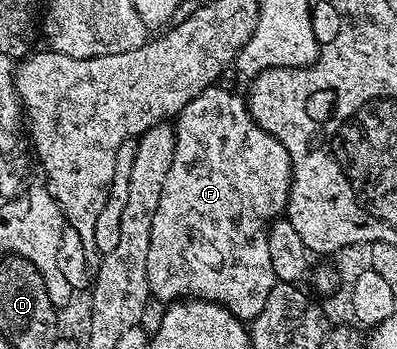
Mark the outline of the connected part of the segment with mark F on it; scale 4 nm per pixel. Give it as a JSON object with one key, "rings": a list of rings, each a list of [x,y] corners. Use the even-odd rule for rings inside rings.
{"rings":[[[214,87],[205,89],[191,103],[187,103],[175,117],[175,132],[177,142],[171,167],[167,170],[167,179],[163,179],[163,195],[159,195],[159,207],[155,207],[155,219],[151,219],[151,247],[147,247],[147,283],[150,294],[164,303],[172,303],[182,299],[193,298],[198,301],[215,301],[224,309],[229,309],[241,321],[251,323],[267,307],[267,295],[271,295],[271,287],[278,282],[275,271],[271,271],[271,254],[267,251],[267,223],[280,218],[285,211],[285,204],[289,201],[291,187],[291,161],[287,155],[287,147],[275,139],[267,131],[253,121],[244,96],[232,93],[229,89]]]}

